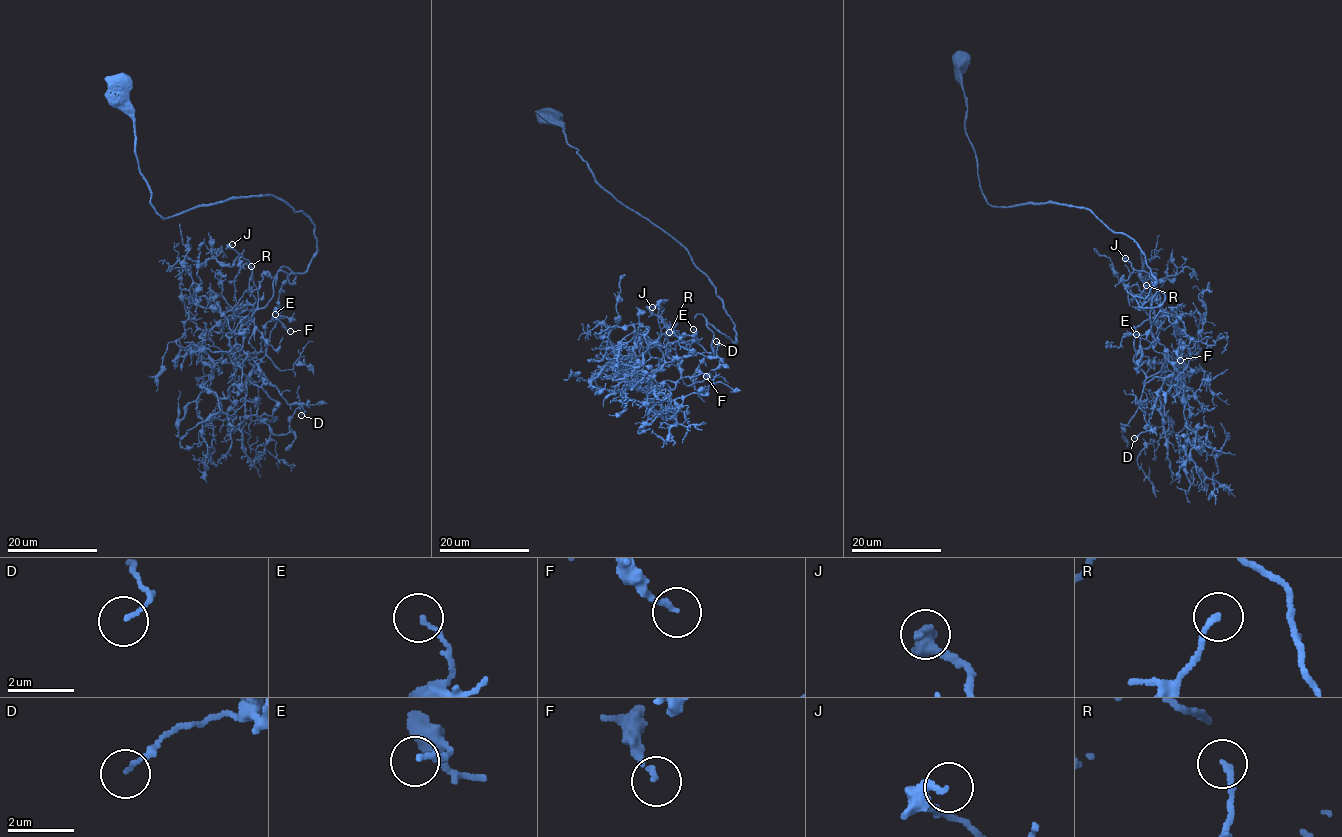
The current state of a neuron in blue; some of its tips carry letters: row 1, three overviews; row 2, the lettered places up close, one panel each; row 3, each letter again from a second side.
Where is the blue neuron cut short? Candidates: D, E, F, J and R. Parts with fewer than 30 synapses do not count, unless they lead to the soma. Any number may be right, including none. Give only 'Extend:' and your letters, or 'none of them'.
Extend: R

